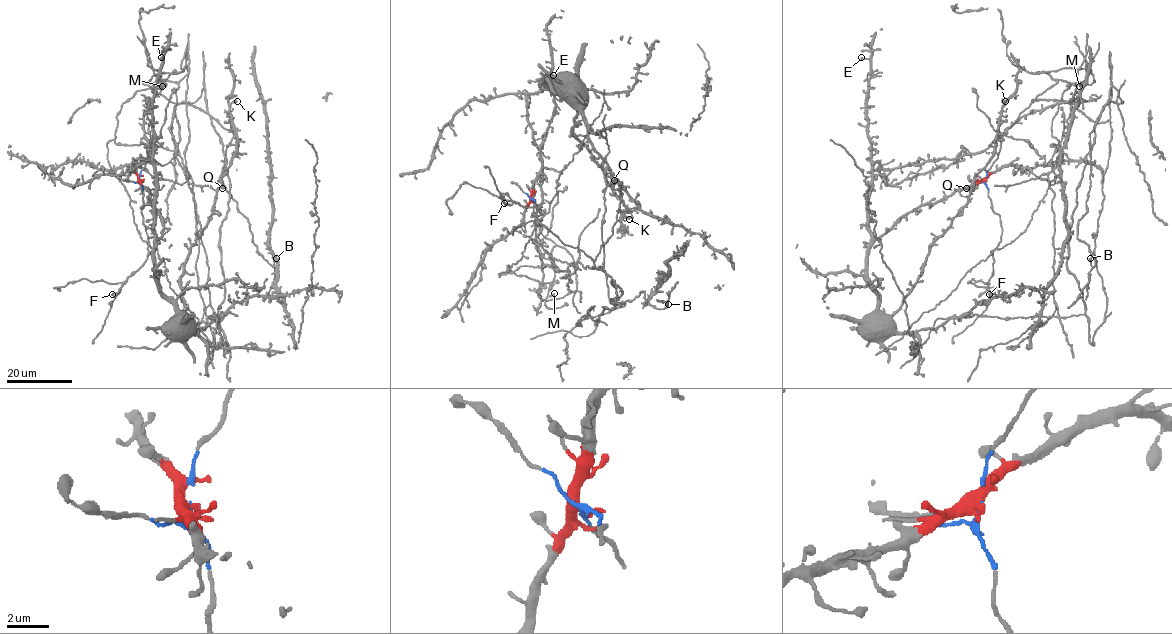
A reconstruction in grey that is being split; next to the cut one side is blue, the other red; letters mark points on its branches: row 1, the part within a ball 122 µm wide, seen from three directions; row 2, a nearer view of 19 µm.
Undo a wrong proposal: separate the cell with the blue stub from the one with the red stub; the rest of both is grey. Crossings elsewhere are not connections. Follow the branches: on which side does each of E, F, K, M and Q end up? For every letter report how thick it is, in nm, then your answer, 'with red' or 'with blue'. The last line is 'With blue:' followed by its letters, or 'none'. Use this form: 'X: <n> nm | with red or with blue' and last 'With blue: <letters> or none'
E: 320 nm | with red
F: 400 nm | with blue
K: 440 nm | with red
M: 500 nm | with blue
Q: 500 nm | with red
With blue: F, M

